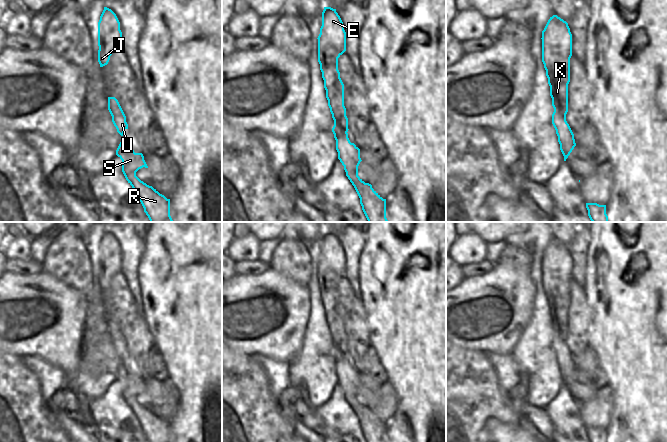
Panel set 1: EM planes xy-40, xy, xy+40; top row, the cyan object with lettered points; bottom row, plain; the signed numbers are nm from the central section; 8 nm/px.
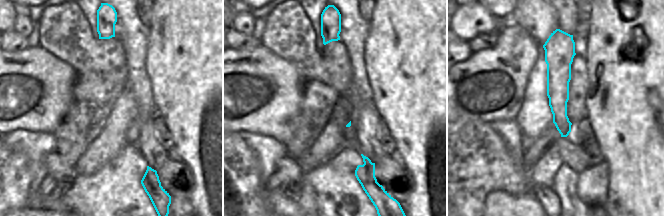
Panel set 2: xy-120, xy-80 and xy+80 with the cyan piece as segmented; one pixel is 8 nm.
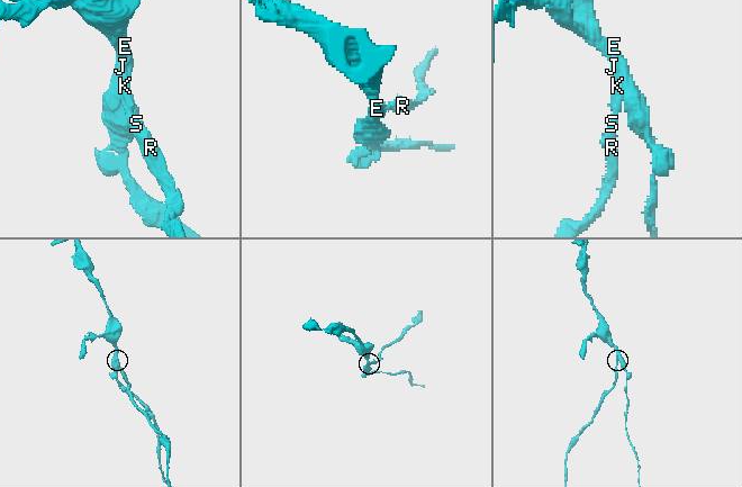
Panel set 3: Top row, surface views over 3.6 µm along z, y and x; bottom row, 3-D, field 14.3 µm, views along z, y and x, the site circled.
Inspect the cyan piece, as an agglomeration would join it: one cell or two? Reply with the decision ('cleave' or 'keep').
cleave

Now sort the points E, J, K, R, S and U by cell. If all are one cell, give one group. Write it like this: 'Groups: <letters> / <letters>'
Groups: E J K U / R S.

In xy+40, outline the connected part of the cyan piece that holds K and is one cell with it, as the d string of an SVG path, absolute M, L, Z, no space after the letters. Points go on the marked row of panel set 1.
M553 15L542 31L541 39L542 62L546 70L552 106L554 108L552 117L558 116L566 121L566 114L568 112L568 84L570 82L570 58L572 56L572 34L568 23L557 15Z

